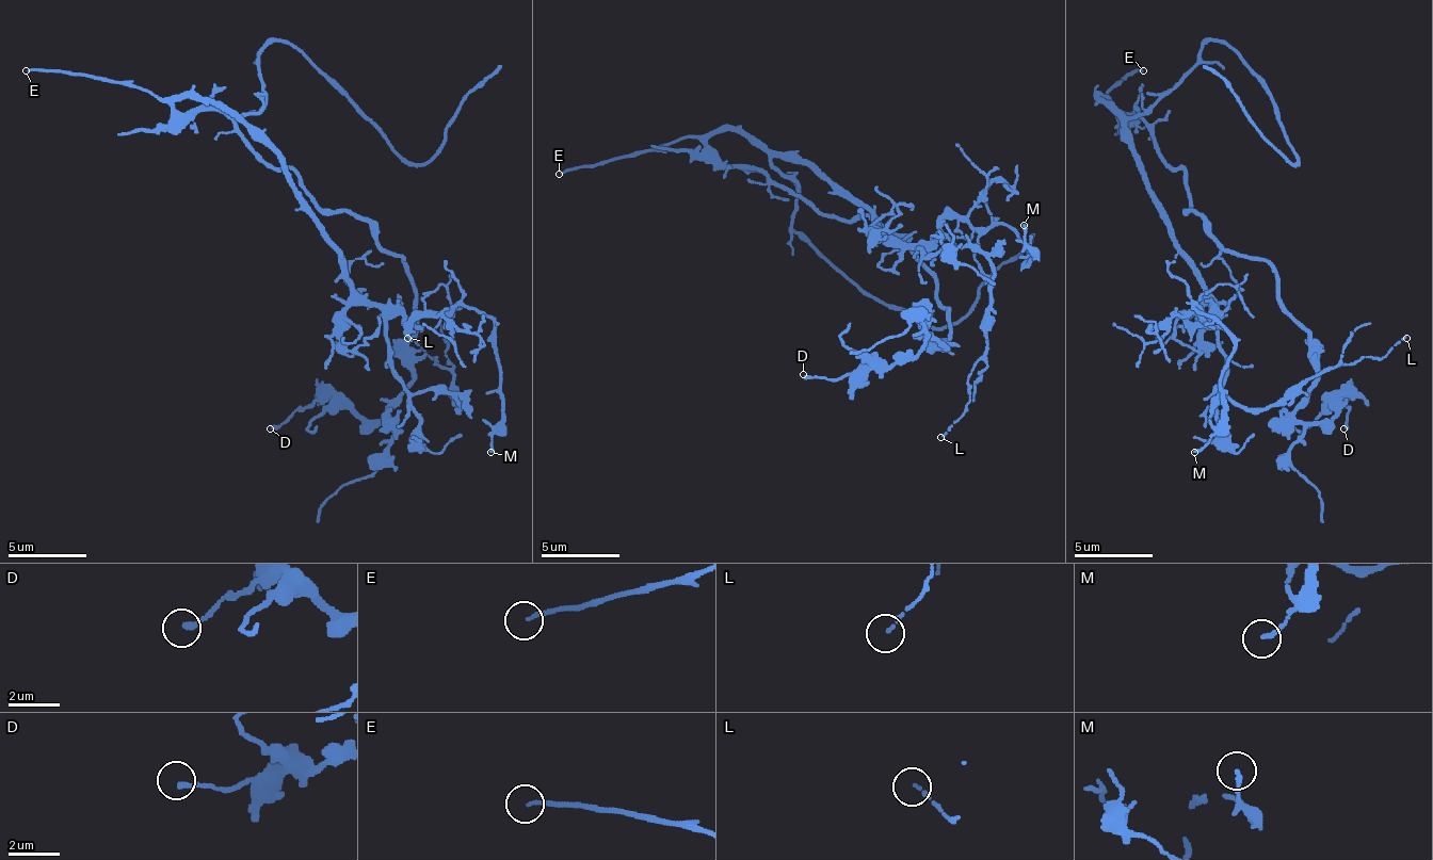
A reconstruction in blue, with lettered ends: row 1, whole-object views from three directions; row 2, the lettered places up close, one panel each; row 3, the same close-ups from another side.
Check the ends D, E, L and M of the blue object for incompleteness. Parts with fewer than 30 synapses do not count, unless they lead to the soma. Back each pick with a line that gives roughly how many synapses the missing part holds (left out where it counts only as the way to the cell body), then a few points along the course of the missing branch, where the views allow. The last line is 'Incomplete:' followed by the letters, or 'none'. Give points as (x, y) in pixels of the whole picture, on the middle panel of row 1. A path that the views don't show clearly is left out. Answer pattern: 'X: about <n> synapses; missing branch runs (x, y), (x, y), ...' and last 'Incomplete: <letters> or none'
Incomplete: none

